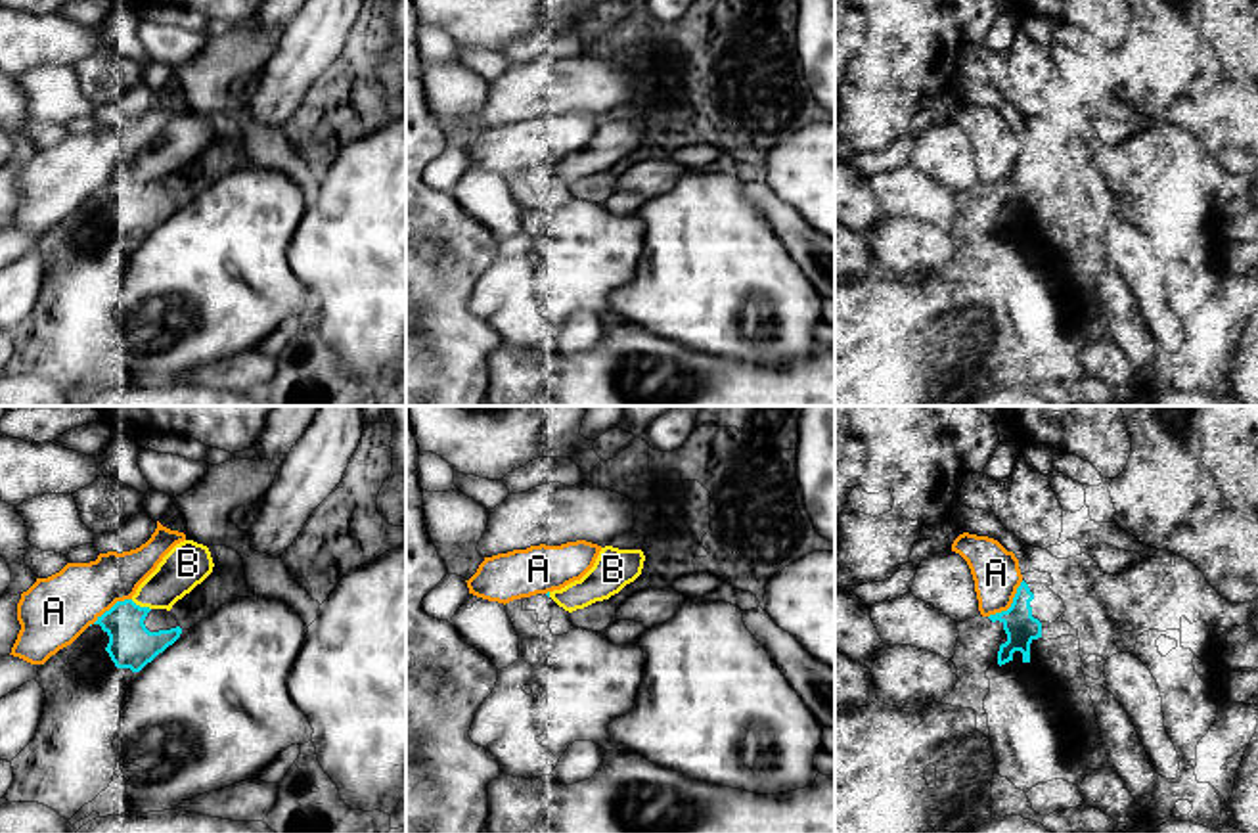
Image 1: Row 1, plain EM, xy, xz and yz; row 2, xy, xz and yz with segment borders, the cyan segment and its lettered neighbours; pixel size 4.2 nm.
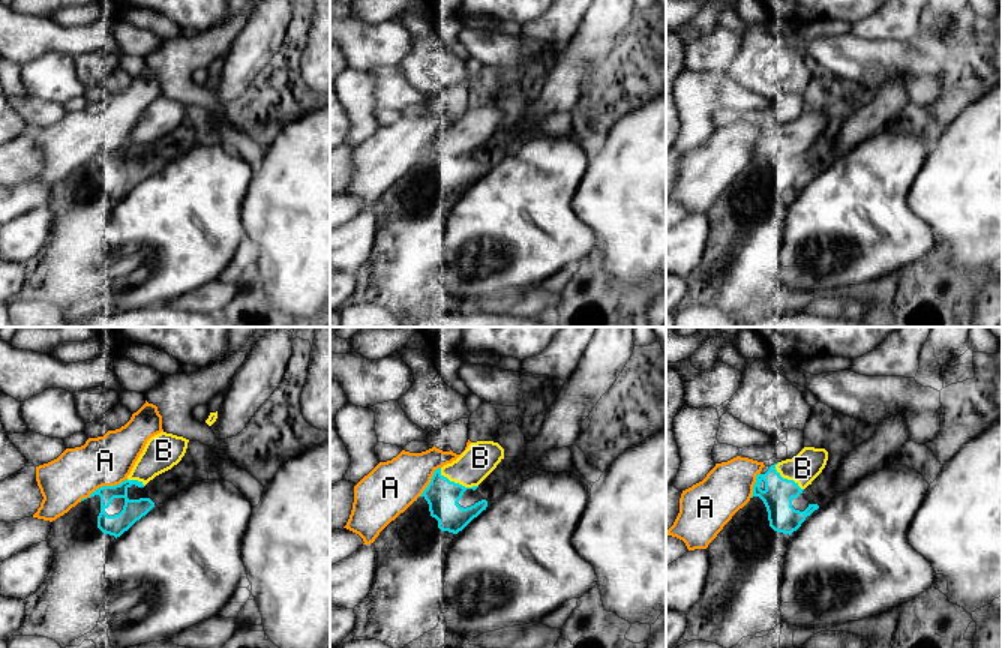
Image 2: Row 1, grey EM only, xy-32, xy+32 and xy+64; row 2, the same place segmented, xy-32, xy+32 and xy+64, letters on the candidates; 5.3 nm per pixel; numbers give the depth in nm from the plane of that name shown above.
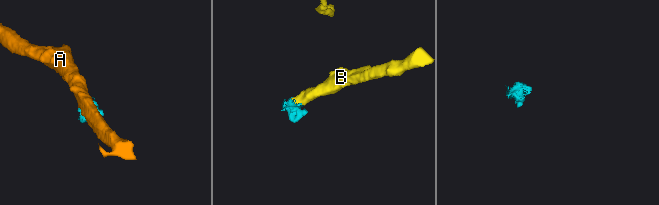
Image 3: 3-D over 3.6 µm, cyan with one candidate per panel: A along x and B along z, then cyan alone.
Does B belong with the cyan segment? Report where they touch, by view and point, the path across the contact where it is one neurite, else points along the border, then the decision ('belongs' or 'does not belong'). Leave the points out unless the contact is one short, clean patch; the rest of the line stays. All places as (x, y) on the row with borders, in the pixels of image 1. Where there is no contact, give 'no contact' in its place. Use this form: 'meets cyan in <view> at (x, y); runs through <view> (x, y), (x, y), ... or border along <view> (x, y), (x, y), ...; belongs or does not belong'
meets cyan in xy at (138, 606); belongs

